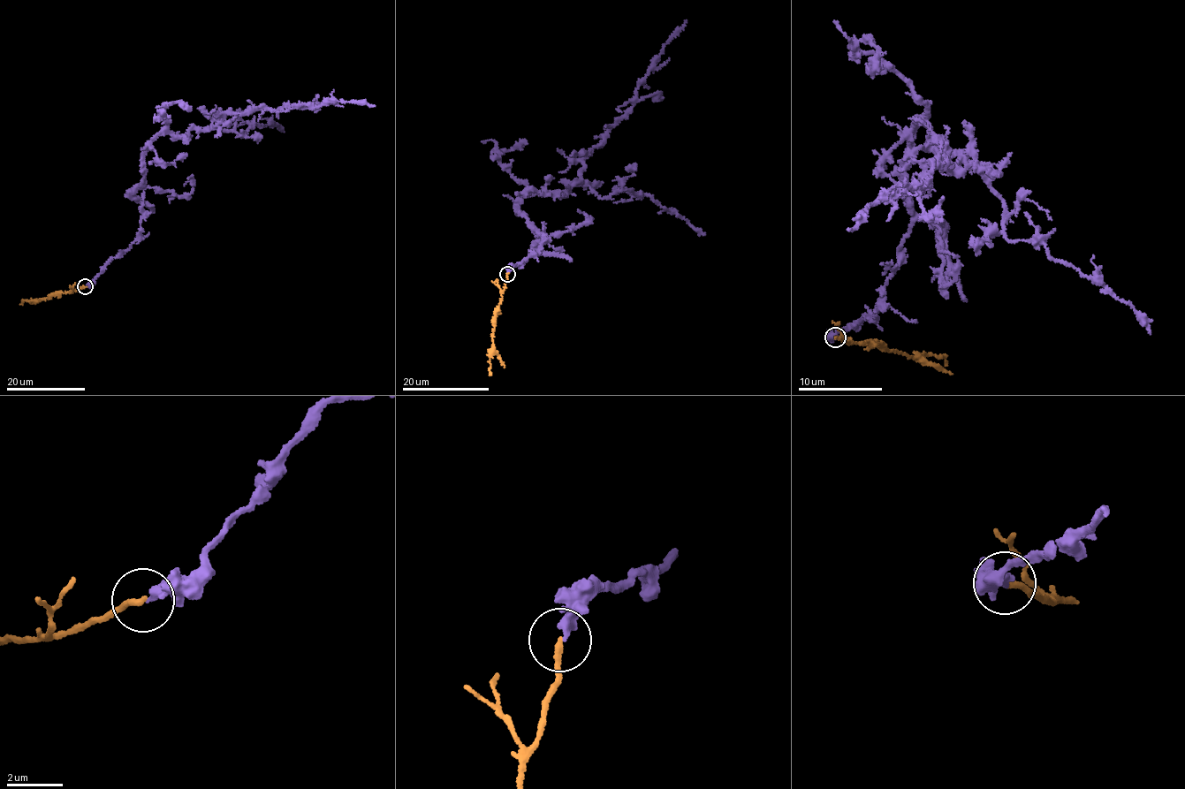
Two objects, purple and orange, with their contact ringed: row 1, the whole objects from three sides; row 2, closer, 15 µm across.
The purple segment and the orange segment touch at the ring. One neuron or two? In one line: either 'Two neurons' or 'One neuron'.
One neuron

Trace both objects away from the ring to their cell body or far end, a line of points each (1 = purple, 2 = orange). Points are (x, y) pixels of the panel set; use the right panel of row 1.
1: (835, 337), (871, 322), (896, 269), (918, 123), (961, 160), (943, 153), (930, 185), (848, 231)
2: (834, 337), (853, 344), (876, 341), (889, 350), (918, 355), (941, 355), (946, 364)

